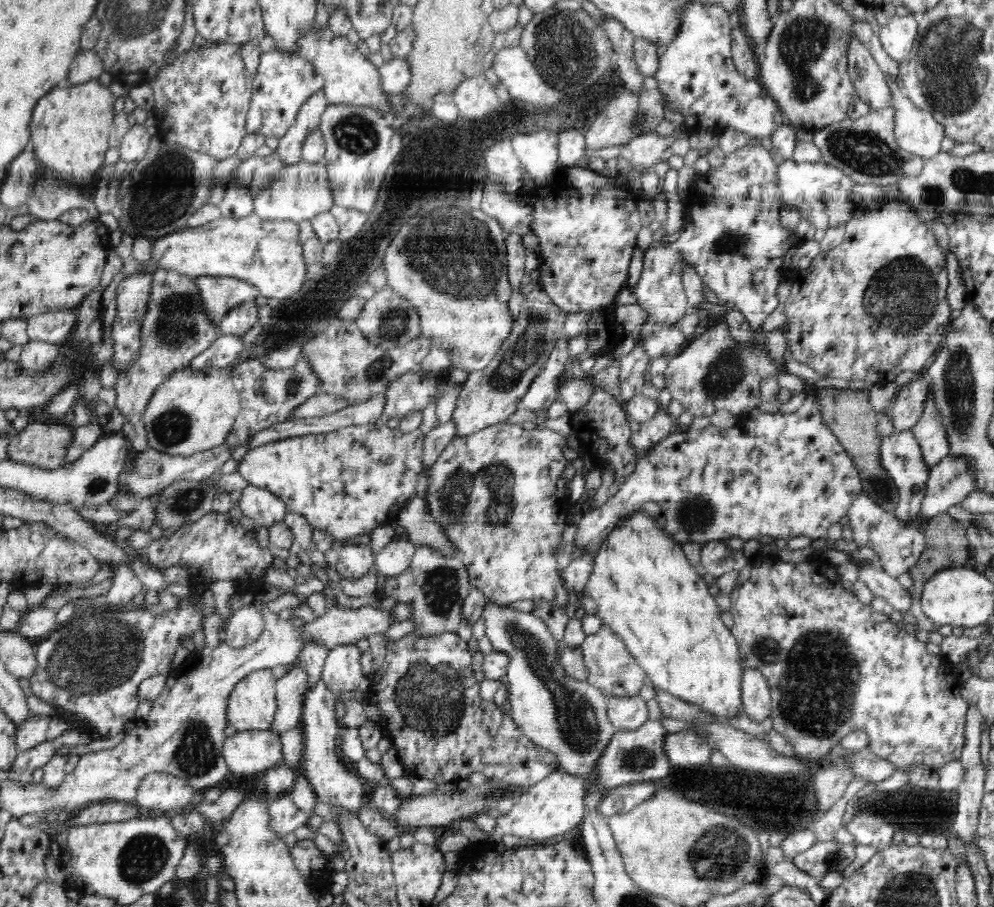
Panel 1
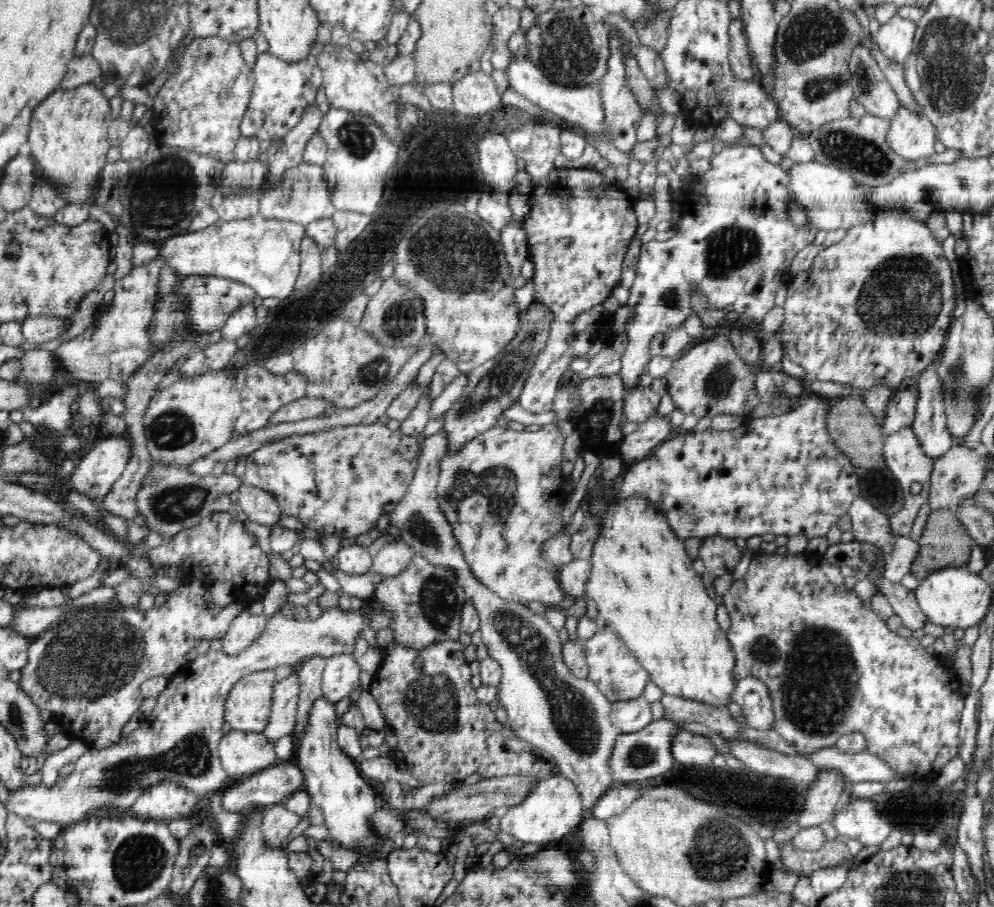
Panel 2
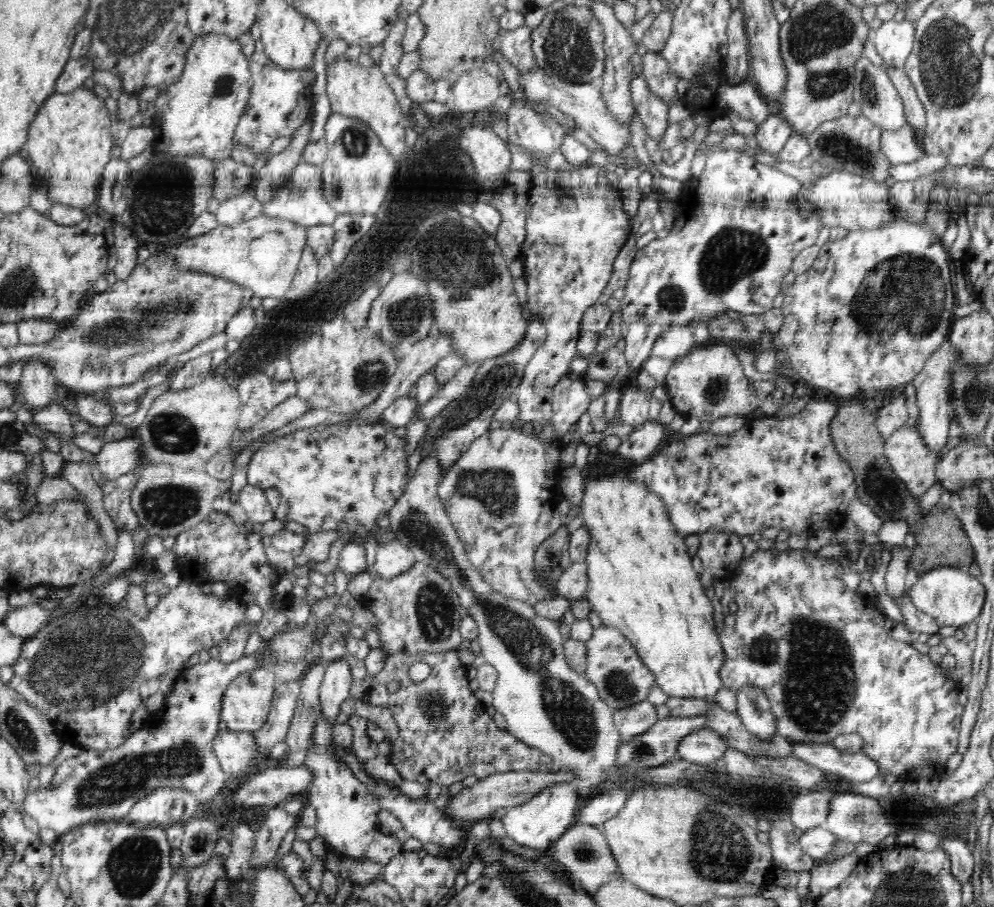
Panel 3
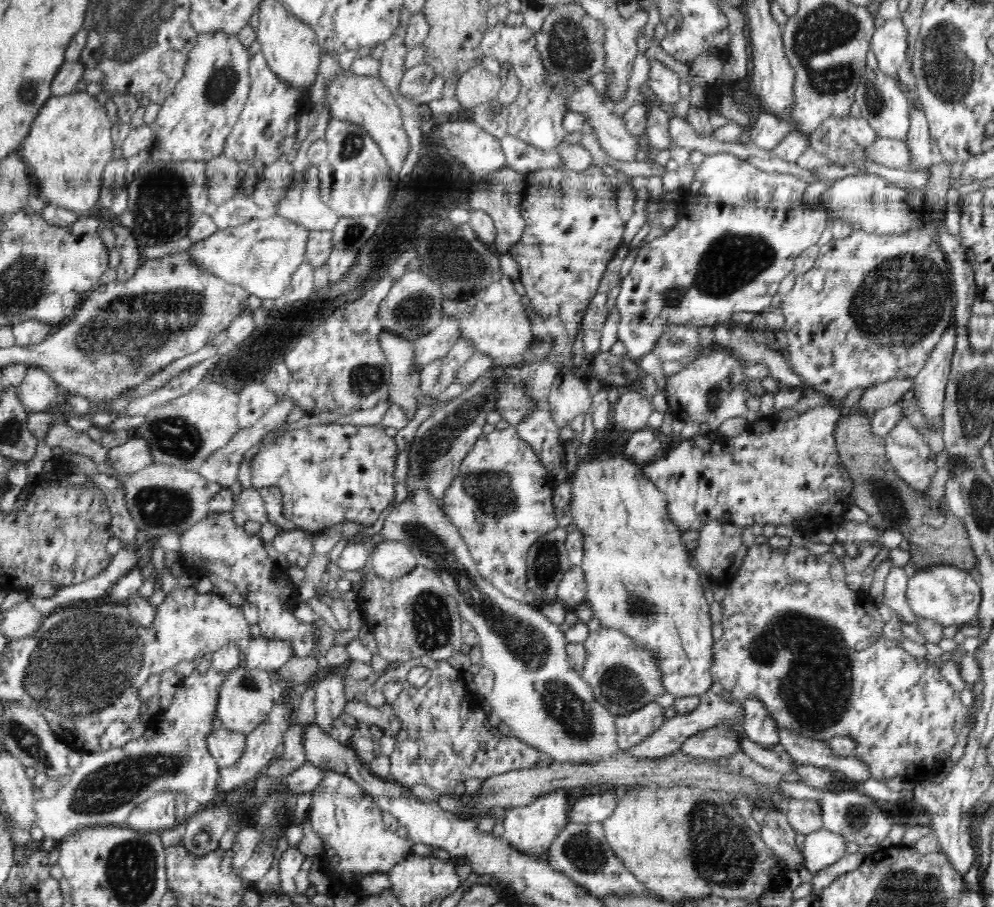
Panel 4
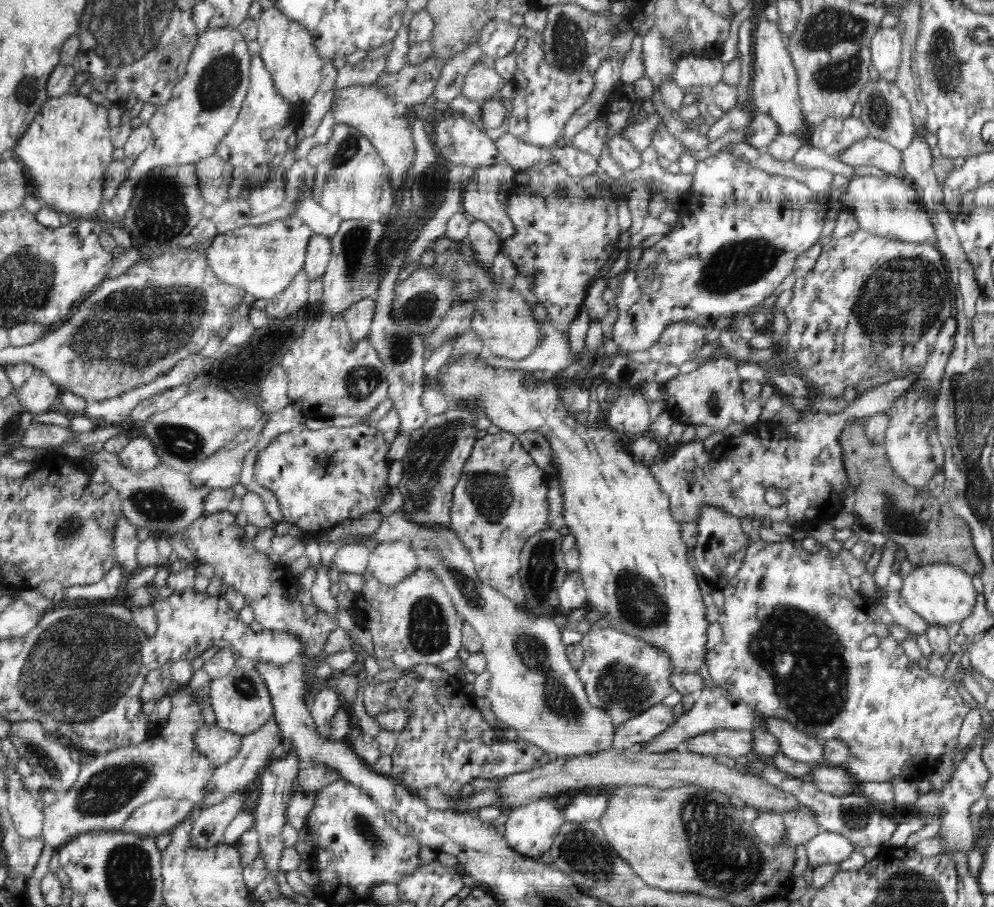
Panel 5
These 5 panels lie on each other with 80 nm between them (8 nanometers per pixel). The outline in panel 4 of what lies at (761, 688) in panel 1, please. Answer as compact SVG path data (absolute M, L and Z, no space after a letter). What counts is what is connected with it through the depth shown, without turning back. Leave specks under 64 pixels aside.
M750 696L750 698L744 698L741 702L742 709L744 709L744 722L742 725L749 739L760 746L778 744L777 723L769 715L763 701Z

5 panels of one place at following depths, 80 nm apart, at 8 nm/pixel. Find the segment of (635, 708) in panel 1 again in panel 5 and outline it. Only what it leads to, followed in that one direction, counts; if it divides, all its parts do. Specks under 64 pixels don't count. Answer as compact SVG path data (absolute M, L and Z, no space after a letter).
M664 703L654 704L642 714L617 726L611 746L614 749L636 749L638 745L648 743L654 736L668 730L668 726L672 726L676 718L672 707Z

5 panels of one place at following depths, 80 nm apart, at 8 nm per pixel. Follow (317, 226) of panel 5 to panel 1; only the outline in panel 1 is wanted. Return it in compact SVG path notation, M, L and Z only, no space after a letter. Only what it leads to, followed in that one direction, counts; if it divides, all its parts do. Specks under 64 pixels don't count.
M304 160L284 166L281 173L272 182L254 194L253 213L264 220L292 220L298 223L328 212L333 206L332 191L329 187L327 168L322 163L309 163Z

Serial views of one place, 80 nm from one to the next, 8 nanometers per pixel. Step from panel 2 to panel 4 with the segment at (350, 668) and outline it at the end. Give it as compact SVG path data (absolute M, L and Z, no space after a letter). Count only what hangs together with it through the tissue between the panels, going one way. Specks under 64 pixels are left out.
M330 667L328 675L315 686L315 723L326 733L344 713L347 703L342 683L344 671L345 667Z

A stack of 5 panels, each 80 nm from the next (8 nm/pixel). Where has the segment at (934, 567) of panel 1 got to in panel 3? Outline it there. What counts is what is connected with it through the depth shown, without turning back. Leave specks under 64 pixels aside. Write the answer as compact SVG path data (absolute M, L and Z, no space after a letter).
M842 402L842 406L835 408L832 418L830 420L830 436L831 440L835 444L835 450L840 454L840 457L848 463L850 469L852 469L857 484L857 498L862 504L870 507L882 520L888 522L890 520L906 521L908 525L908 533L915 537L916 544L914 545L914 566L918 566L915 570L918 570L920 574L924 574L922 570L922 563L926 566L926 570L934 568L928 564L929 558L934 558L936 566L940 567L956 567L966 569L975 561L973 548L960 519L955 515L955 512L951 510L951 507L946 504L945 501L936 503L932 510L929 512L923 512L922 507L918 505L919 499L910 495L908 489L904 486L902 481L898 480L896 474L889 466L888 460L883 454L883 446L885 438L878 432L875 425L875 413L869 412L860 404L848 404L848 402Z

